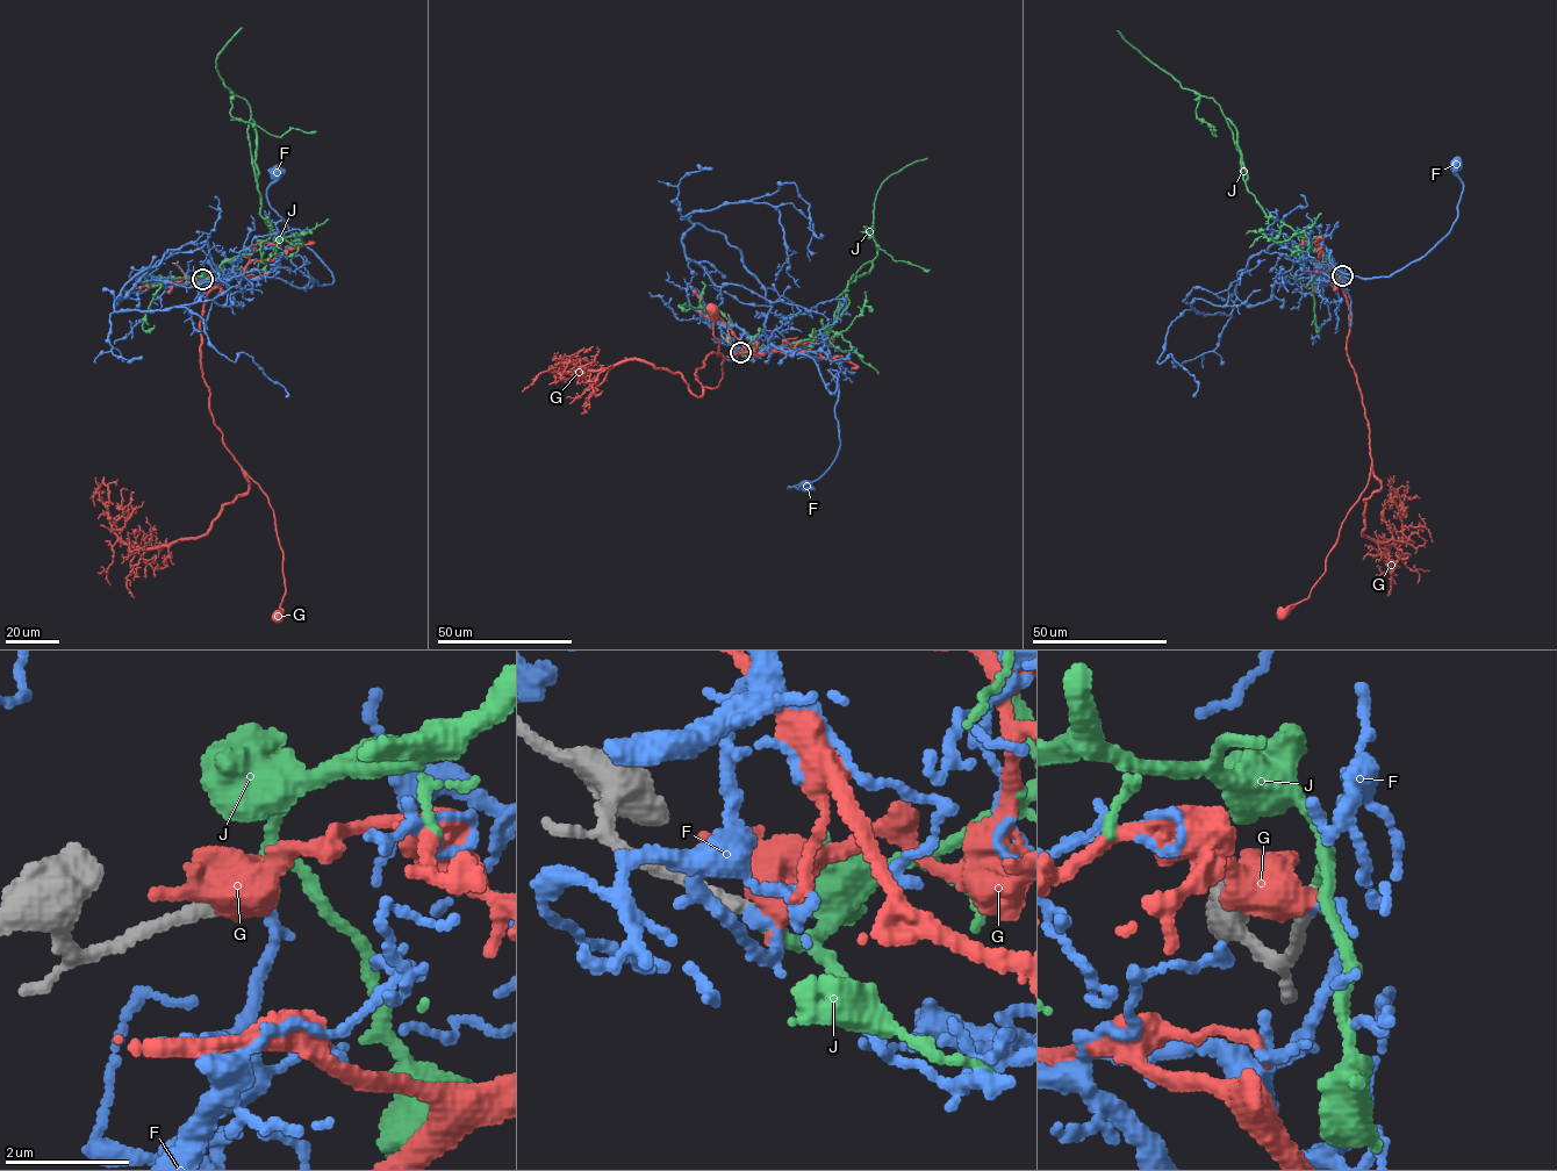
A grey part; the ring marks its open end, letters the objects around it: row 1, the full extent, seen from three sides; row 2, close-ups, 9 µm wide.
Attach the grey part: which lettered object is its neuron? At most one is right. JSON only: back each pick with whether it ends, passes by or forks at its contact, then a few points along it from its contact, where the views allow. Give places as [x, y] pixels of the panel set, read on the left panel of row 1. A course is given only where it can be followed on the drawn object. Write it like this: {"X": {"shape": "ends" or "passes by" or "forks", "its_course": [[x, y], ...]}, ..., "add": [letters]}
{"J": {"shape": "passes by", "its_course": [[202, 278], [271, 235], [250, 108], [232, 97], [230, 115], [277, 137], [316, 131]]}, "add": ["J"]}

